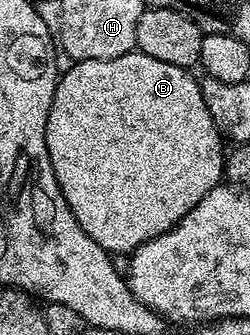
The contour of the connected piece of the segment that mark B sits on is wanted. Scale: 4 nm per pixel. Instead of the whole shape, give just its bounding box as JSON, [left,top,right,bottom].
[46,50,224,254]

